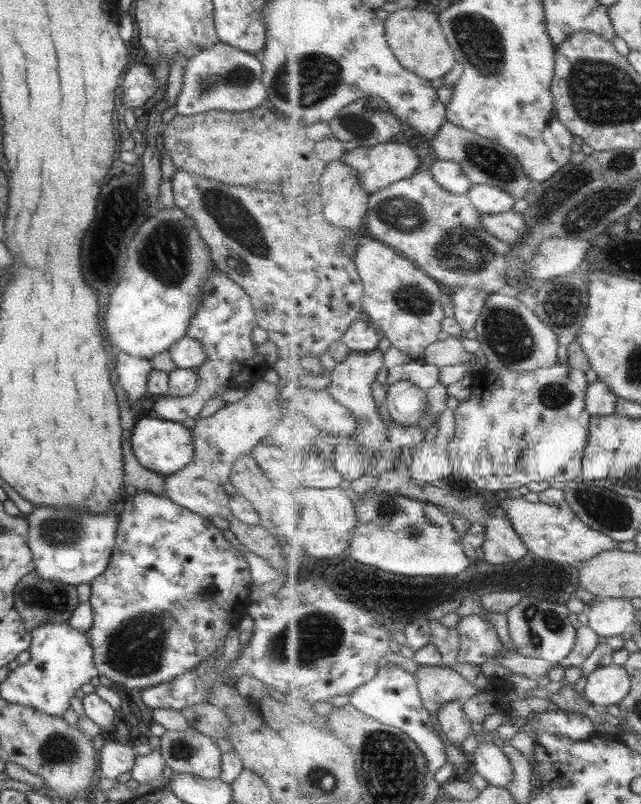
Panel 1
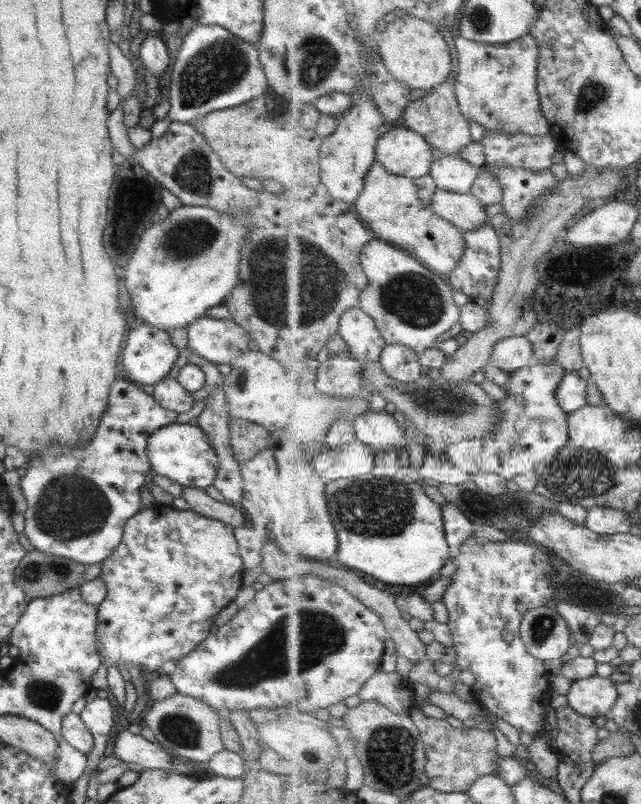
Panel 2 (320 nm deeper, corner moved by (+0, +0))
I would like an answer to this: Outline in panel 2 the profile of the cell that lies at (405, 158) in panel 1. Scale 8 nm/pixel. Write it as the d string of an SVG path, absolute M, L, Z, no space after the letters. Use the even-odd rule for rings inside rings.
M391 126L378 142L378 161L391 173L409 178L430 174L437 153L430 142L405 126Z

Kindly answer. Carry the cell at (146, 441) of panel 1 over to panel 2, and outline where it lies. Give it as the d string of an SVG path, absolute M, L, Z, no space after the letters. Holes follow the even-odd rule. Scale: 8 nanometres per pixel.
M173 422L152 432L146 443L151 473L164 476L181 487L203 489L212 485L217 474L218 458L210 438L199 427Z

